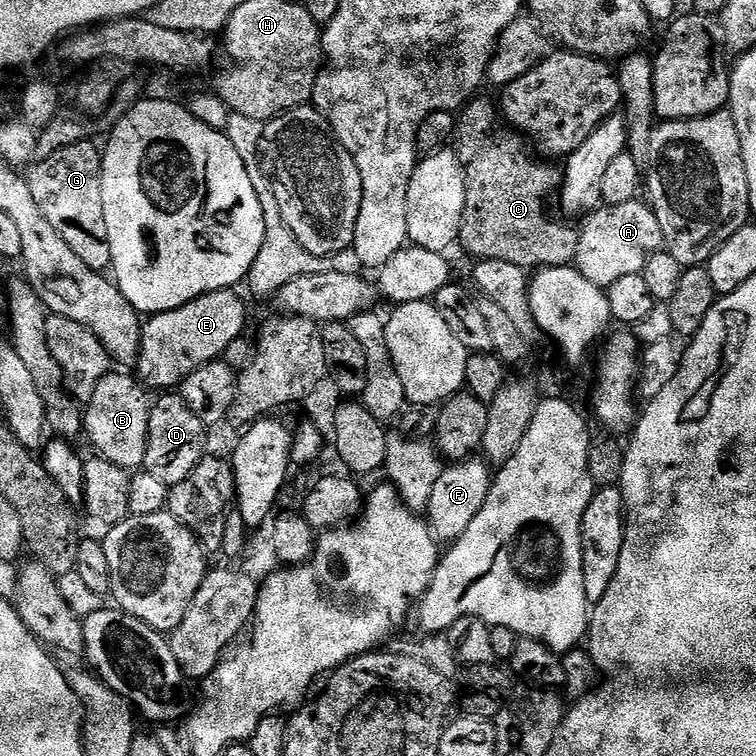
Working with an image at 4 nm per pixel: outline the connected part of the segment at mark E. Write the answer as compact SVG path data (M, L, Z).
M232 290L207 292L169 312L149 315L140 333L140 358L134 365L139 383L148 390L176 390L194 370L219 361L230 342L245 335L244 304L236 294Z

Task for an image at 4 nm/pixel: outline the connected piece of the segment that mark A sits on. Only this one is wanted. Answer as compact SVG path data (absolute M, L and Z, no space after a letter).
M640 203L625 204L622 208L601 207L591 213L583 221L584 228L579 229L580 241L574 266L599 288L608 289L618 282L618 278L626 278L626 274L643 273L646 262L650 262L654 253L664 248L658 218L647 203Z

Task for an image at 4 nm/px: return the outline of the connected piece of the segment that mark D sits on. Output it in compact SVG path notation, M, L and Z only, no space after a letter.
M164 394L161 396L164 397L157 404L153 403L148 410L148 445L143 471L158 478L158 482L171 486L185 480L205 455L206 429L202 421L194 418L186 410L179 395Z

